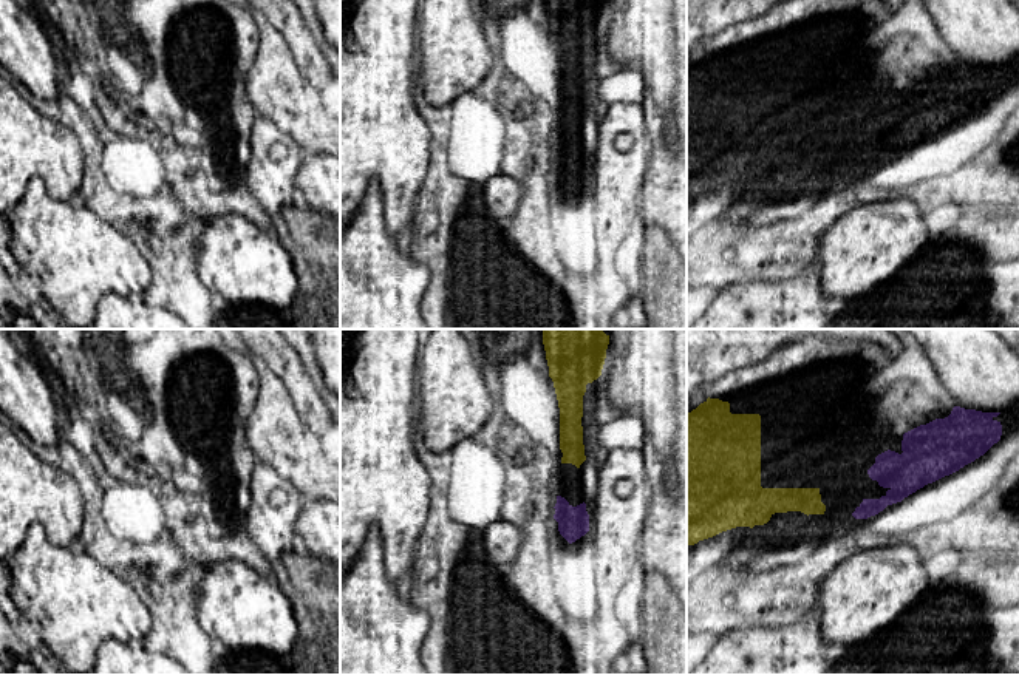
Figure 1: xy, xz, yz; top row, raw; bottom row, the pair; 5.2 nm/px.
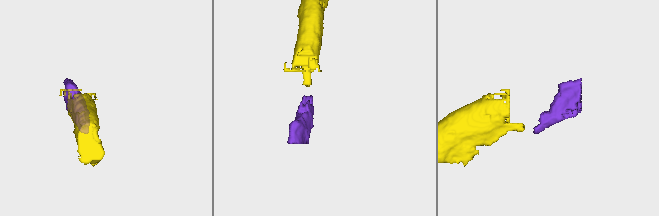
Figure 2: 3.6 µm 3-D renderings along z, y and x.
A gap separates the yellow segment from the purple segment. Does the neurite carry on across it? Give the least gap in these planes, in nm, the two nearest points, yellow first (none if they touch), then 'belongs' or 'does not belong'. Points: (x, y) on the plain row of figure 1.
gap 140 nm; span yz (824, 164), (852, 167); belongs

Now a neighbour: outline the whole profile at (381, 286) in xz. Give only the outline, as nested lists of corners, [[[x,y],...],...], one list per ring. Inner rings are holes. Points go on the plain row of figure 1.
[[[373,182],[354,216],[340,229],[340,329],[425,329],[421,301],[430,269],[390,236],[379,182]]]

